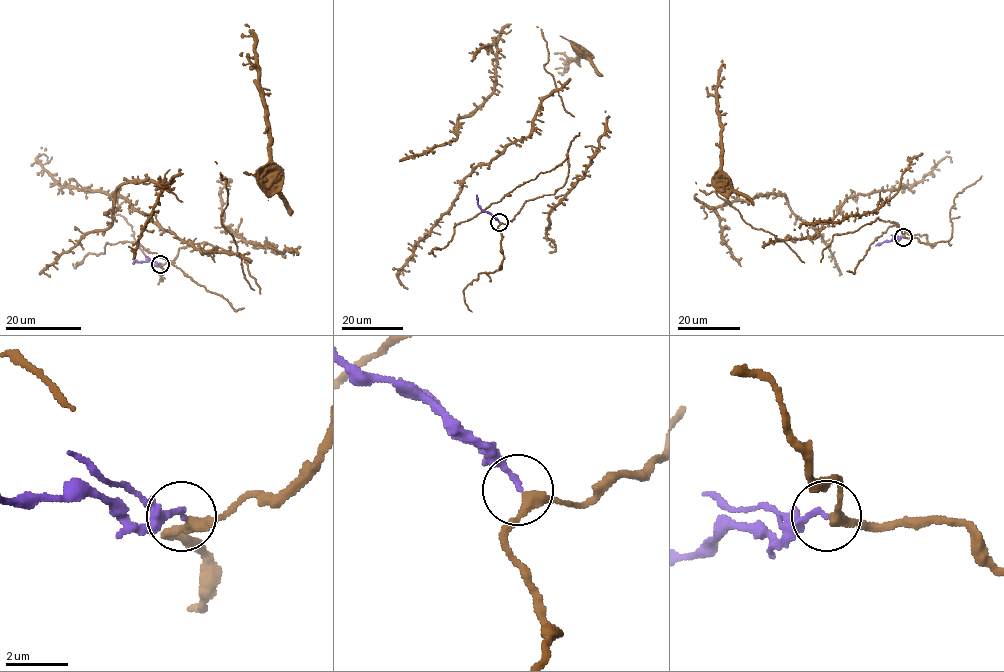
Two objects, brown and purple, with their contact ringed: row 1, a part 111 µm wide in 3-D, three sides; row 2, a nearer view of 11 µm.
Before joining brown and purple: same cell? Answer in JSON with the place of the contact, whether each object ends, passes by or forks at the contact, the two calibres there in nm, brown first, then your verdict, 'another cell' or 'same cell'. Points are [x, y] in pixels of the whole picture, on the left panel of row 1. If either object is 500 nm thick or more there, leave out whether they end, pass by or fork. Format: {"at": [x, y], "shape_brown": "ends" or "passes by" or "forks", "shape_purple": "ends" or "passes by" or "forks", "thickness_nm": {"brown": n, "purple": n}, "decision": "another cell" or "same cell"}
{"at": [160, 264], "shape_brown": "passes by", "shape_purple": "ends", "thickness_nm": {"brown": 300, "purple": 170}, "decision": "another cell"}

